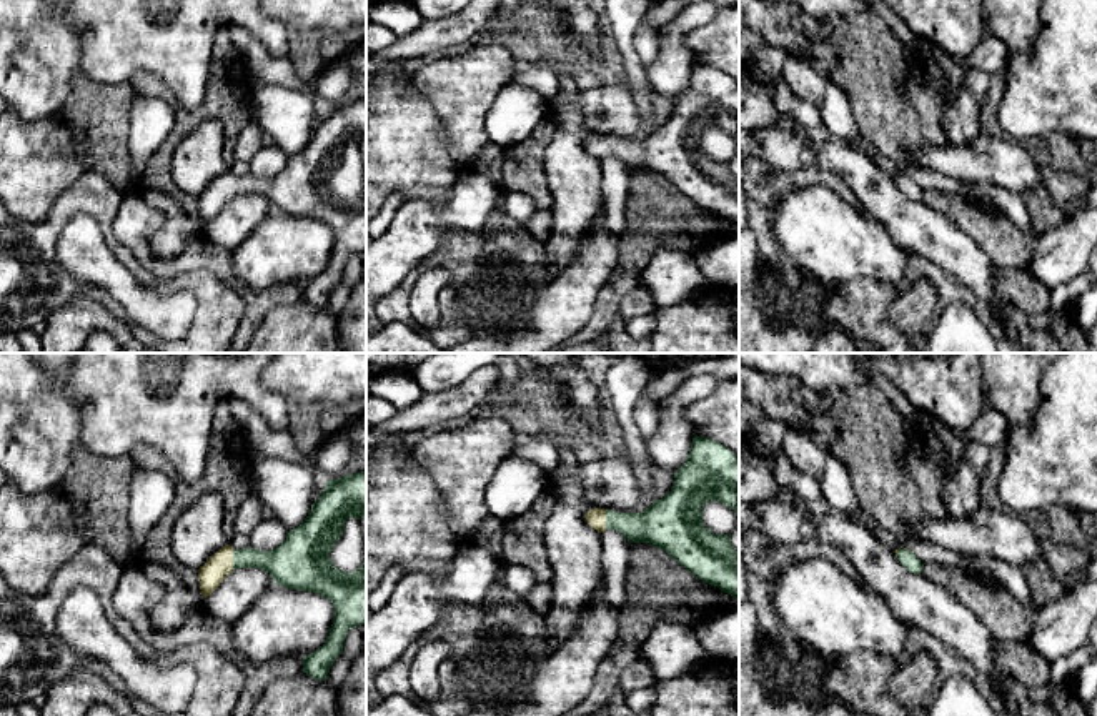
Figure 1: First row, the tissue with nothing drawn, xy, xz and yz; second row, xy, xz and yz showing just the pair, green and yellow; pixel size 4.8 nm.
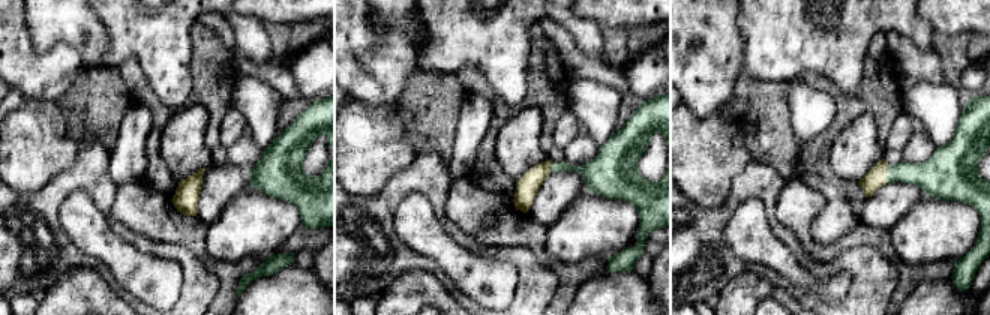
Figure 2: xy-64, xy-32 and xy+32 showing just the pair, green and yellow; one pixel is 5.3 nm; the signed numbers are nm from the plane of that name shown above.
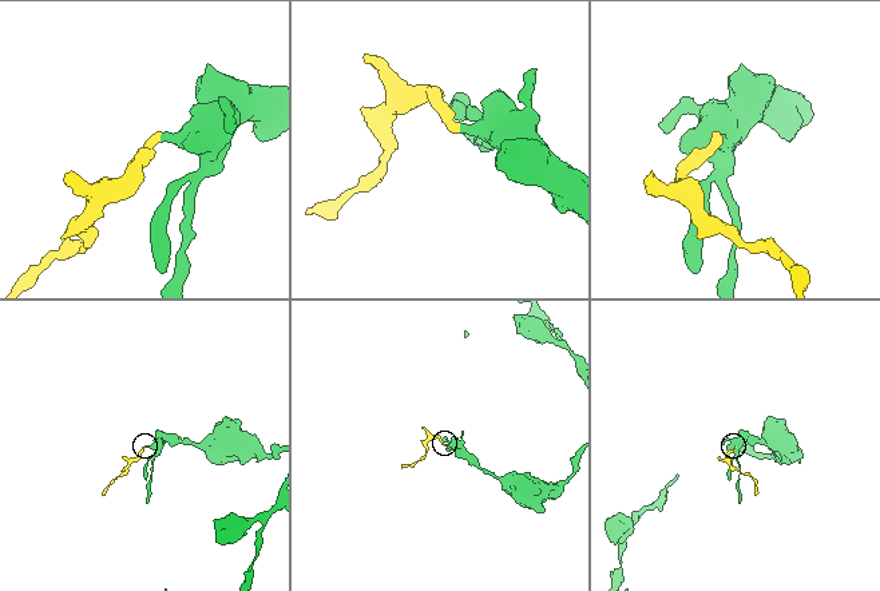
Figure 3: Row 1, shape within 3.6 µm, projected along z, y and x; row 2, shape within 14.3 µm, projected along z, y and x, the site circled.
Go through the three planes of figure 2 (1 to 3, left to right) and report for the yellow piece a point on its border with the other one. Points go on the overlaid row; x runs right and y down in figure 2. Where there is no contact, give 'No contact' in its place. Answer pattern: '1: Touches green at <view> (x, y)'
1: No contact
2: Touches green at xy-32 (551, 167)
3: Touches green at xy+32 (887, 173)

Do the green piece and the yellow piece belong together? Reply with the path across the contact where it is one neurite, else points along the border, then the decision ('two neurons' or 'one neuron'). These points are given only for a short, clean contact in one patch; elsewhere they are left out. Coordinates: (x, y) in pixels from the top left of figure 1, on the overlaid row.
one neuron

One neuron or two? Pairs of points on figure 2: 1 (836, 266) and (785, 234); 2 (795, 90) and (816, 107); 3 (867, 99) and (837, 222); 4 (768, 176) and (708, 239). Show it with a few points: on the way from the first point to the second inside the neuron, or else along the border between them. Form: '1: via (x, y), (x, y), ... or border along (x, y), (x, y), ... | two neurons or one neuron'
1: via (822, 269), (813, 267), (797, 248) | one neuron
2: via (800, 95), (812, 107) | one neuron
3: via (836, 126), (821, 144), (821, 176), (836, 191) | one neuron
4: via (750, 185), (716, 221) | one neuron

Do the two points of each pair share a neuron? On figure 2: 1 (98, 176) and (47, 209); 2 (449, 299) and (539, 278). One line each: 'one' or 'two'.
1: one
2: two

